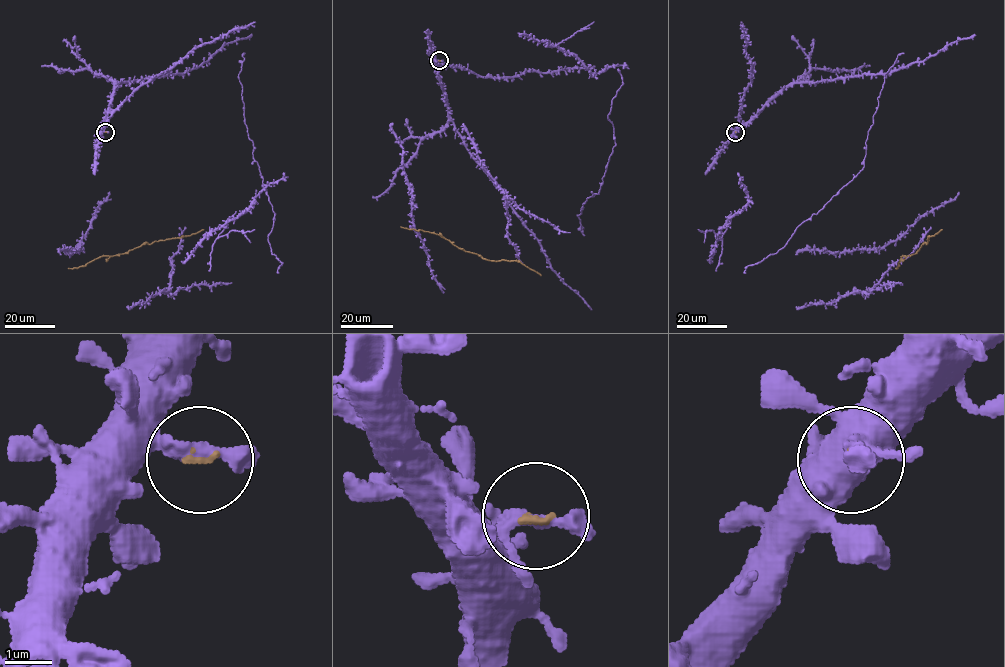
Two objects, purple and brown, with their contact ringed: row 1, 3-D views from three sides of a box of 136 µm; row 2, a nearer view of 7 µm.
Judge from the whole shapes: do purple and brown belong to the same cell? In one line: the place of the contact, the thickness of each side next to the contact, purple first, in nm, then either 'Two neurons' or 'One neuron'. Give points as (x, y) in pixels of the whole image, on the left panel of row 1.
Place: (105, 132). Thickness 240 nm (purple) against 100 nm. One neuron

